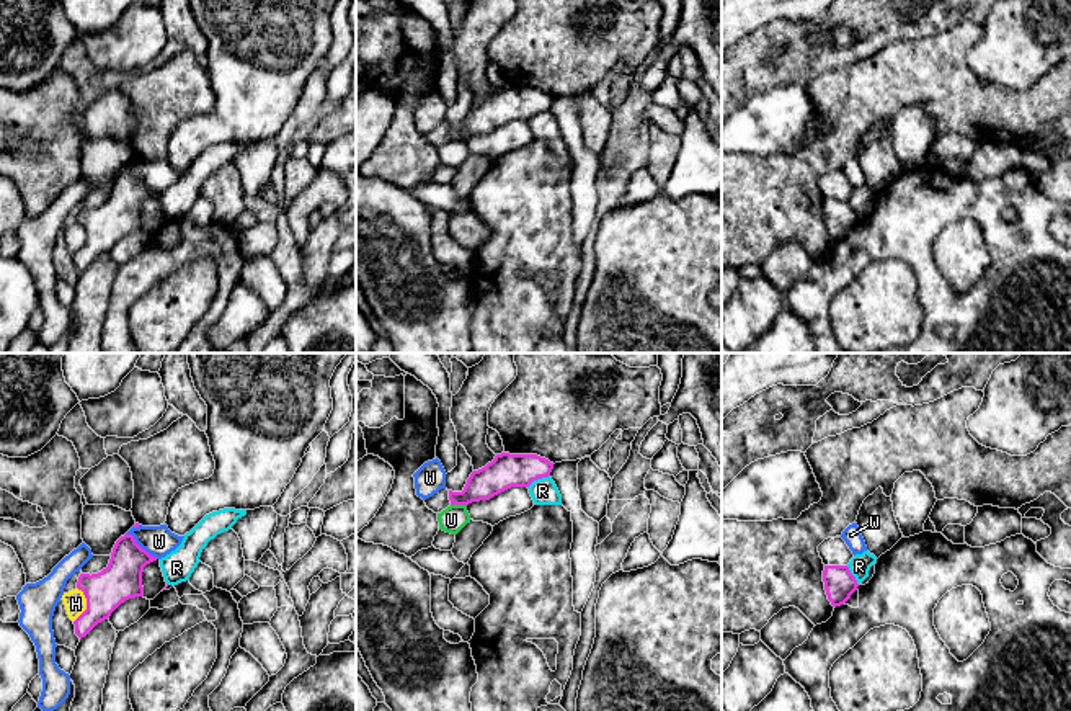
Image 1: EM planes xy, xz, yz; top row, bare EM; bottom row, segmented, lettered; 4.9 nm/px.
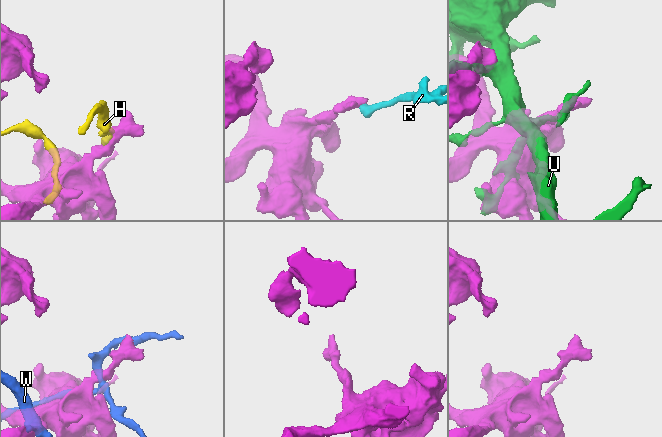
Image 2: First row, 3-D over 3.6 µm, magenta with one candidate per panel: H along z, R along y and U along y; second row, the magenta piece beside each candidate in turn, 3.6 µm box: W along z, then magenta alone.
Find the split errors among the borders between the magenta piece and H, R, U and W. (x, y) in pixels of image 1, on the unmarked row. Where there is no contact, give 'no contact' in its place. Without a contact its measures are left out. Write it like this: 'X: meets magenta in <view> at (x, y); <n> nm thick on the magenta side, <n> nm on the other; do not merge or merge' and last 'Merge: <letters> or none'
H: meets magenta in xy at (87, 239); 190 nm thick on the magenta side, 110 nm on the other; do not merge
R: meets magenta in xz at (537, 111); 170 nm thick on the magenta side, 130 nm on the other; do not merge
U: meets magenta in xz at (459, 138); 160 nm thick on the magenta side, 130 nm on the other; do not merge
W: meets magenta in xy at (139, 180); 190 nm thick on the magenta side, 150 nm on the other; do not merge
Merge: none

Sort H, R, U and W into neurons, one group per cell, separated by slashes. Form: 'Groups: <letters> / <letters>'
Groups: H / R / U / W

